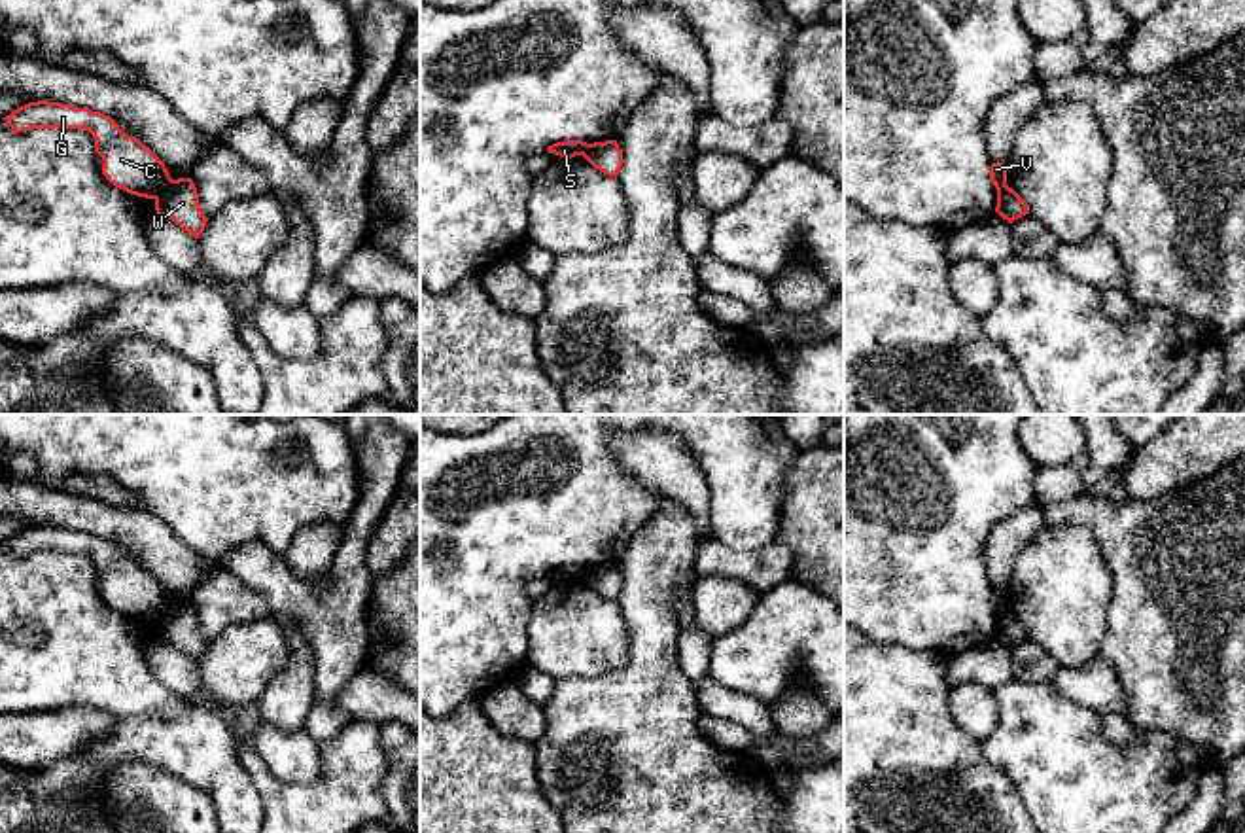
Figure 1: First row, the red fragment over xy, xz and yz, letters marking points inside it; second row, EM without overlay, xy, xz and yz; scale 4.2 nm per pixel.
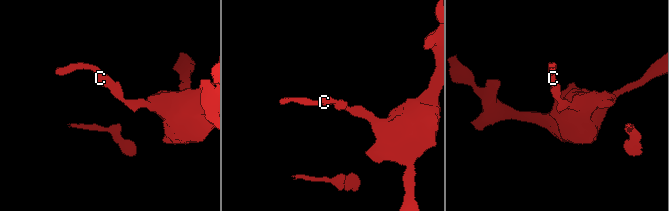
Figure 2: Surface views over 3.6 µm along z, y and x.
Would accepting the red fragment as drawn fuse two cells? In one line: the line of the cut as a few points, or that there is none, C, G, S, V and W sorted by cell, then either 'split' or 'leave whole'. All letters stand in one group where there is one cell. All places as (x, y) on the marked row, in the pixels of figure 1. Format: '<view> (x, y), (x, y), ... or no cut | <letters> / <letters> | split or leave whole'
xy (171, 178), (156, 199) | C G S V / W | split

